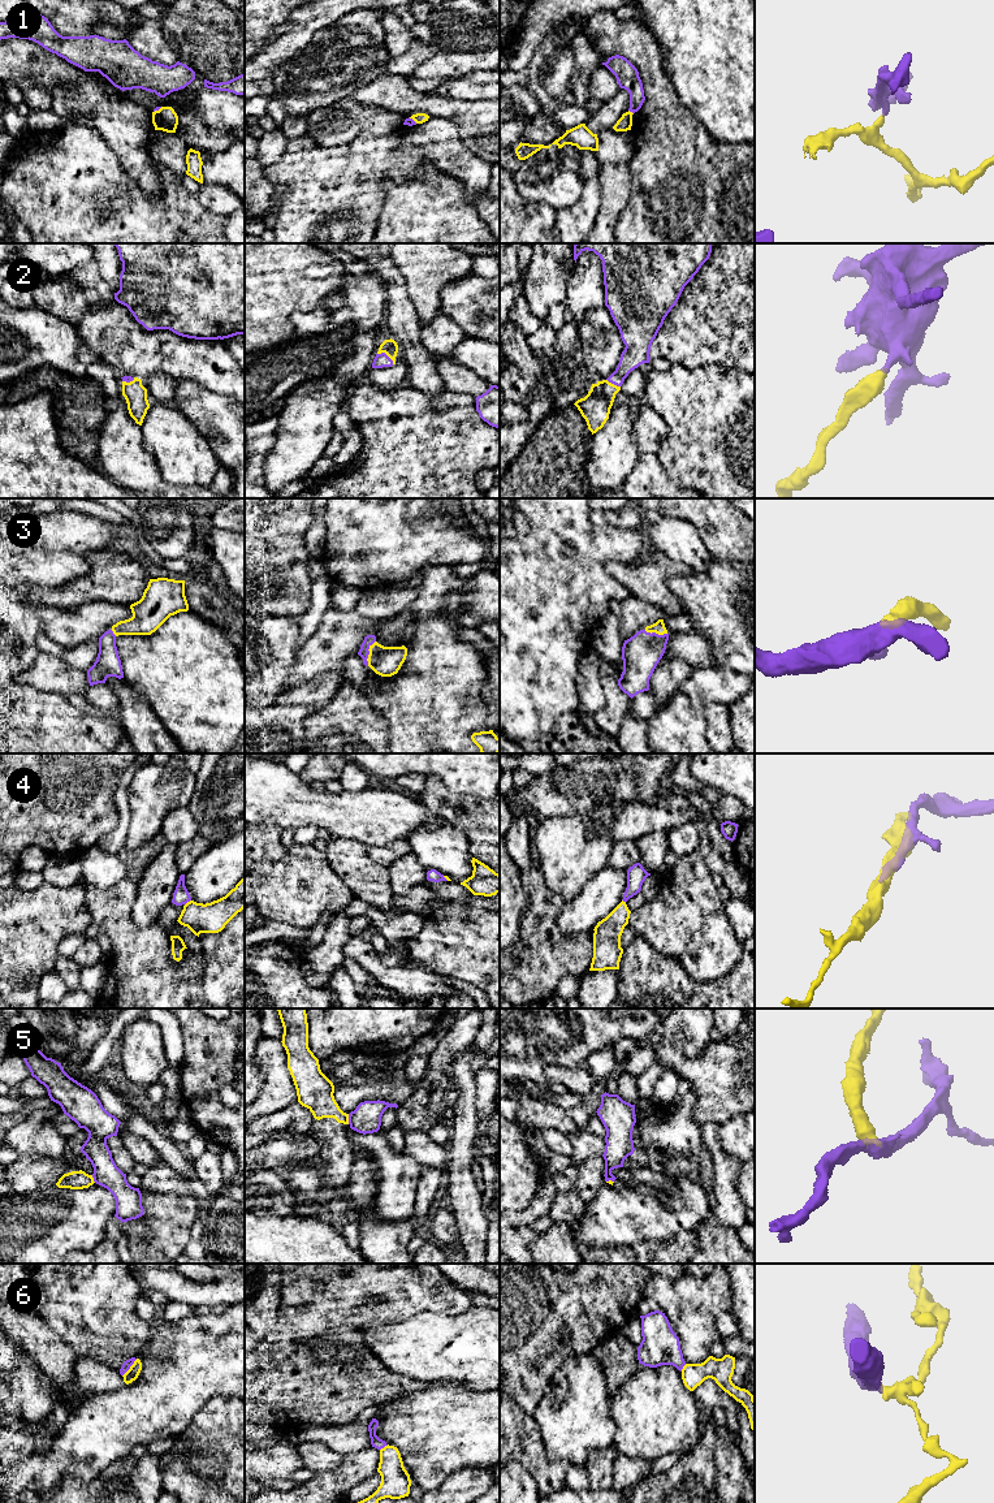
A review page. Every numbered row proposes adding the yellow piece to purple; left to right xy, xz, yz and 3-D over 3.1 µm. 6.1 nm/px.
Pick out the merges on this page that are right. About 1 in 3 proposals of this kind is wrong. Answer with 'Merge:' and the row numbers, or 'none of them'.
Merge: 2, 3

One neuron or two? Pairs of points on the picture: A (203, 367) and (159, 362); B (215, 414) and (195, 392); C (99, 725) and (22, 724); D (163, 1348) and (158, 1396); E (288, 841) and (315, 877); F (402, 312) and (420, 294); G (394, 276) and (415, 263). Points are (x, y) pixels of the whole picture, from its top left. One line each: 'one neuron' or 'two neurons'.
A: one neuron
B: one neuron
C: one neuron
D: one neuron
E: two neurons
F: two neurons
G: two neurons

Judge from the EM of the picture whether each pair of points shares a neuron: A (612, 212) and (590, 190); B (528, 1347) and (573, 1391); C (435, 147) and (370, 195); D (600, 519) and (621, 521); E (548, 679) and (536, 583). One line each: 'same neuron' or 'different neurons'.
A: different neurons
B: different neurons
C: same neuron
D: same neuron
E: same neuron

